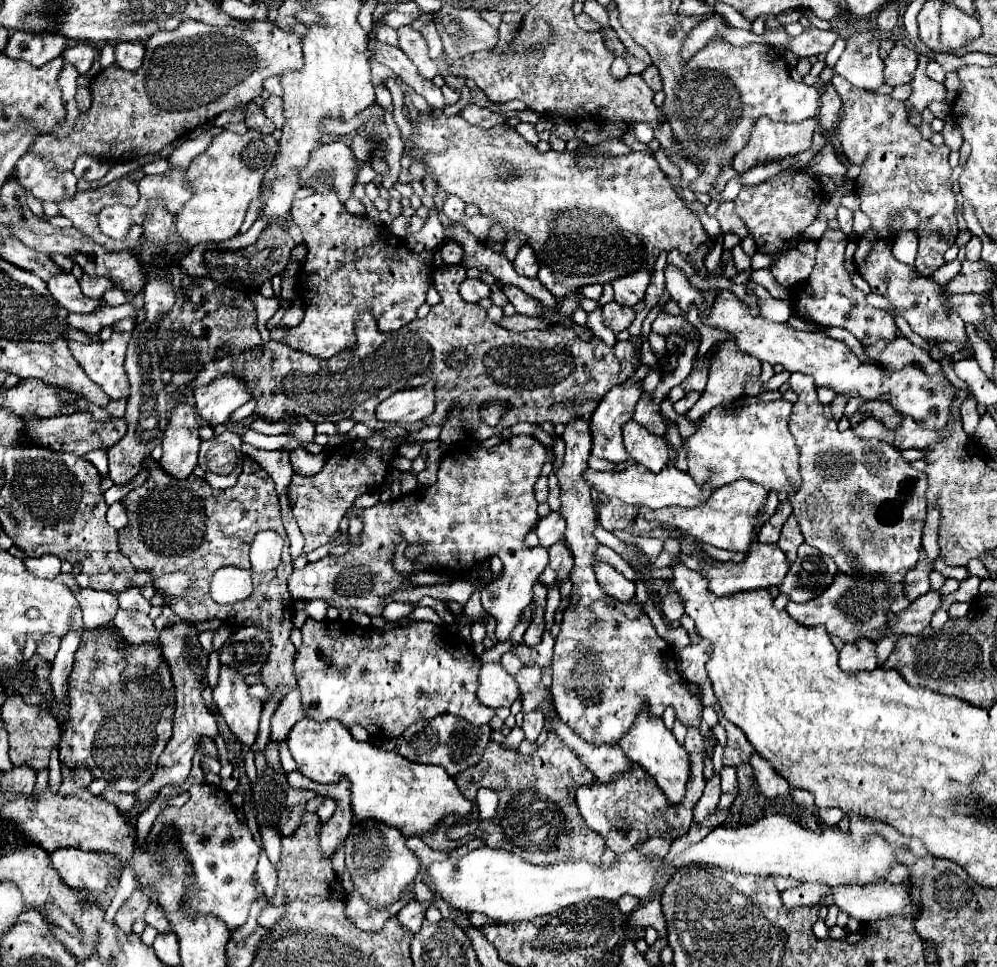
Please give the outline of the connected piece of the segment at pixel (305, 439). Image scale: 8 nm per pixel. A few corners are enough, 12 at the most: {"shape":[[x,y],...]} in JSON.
{"shape":[[293,415],[299,423],[291,433],[299,437],[303,447],[313,441],[315,425],[305,417]]}

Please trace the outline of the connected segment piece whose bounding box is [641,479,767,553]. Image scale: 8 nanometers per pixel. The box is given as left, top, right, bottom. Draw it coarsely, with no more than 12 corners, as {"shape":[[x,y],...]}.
{"shape":[[733,481],[691,509],[641,509],[701,543],[749,553],[767,489]]}

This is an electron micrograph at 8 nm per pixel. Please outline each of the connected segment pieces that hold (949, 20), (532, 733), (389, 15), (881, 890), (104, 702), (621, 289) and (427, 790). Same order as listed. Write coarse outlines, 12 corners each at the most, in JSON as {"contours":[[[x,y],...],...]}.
{"contours":[[[955,5],[941,9],[941,43],[961,47],[981,25]],[[525,713],[523,733],[529,743],[535,743],[543,725],[543,713]],[[411,1],[397,3],[373,23],[369,37],[375,37],[379,25],[411,25],[419,15],[419,7]],[[905,883],[831,887],[829,901],[859,923],[909,915]],[[149,643],[75,653],[59,759],[135,793],[175,711]],[[649,269],[615,279],[613,291],[619,305],[633,307],[645,297]],[[301,719],[291,755],[317,783],[351,781],[355,819],[423,837],[467,817],[445,769]]]}

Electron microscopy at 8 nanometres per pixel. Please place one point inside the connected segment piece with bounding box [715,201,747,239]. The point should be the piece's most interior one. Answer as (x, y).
(729, 220)

